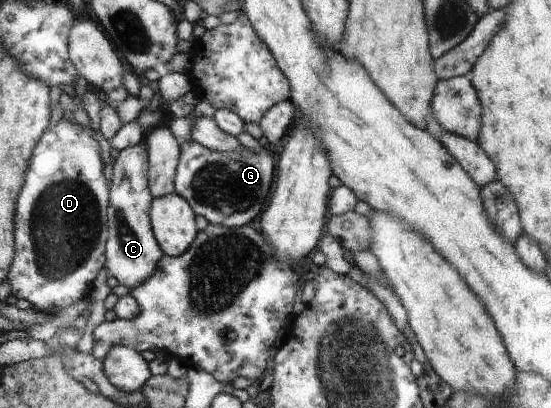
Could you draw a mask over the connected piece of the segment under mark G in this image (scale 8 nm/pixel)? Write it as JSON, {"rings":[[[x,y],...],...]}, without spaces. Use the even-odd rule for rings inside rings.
{"rings":[[[193,140],[181,143],[180,168],[176,173],[176,194],[183,197],[185,201],[211,225],[227,226],[228,228],[239,228],[251,223],[265,207],[267,197],[271,193],[271,183],[275,175],[275,161],[267,151],[251,150],[242,146],[241,151],[212,151],[207,146]]]}

